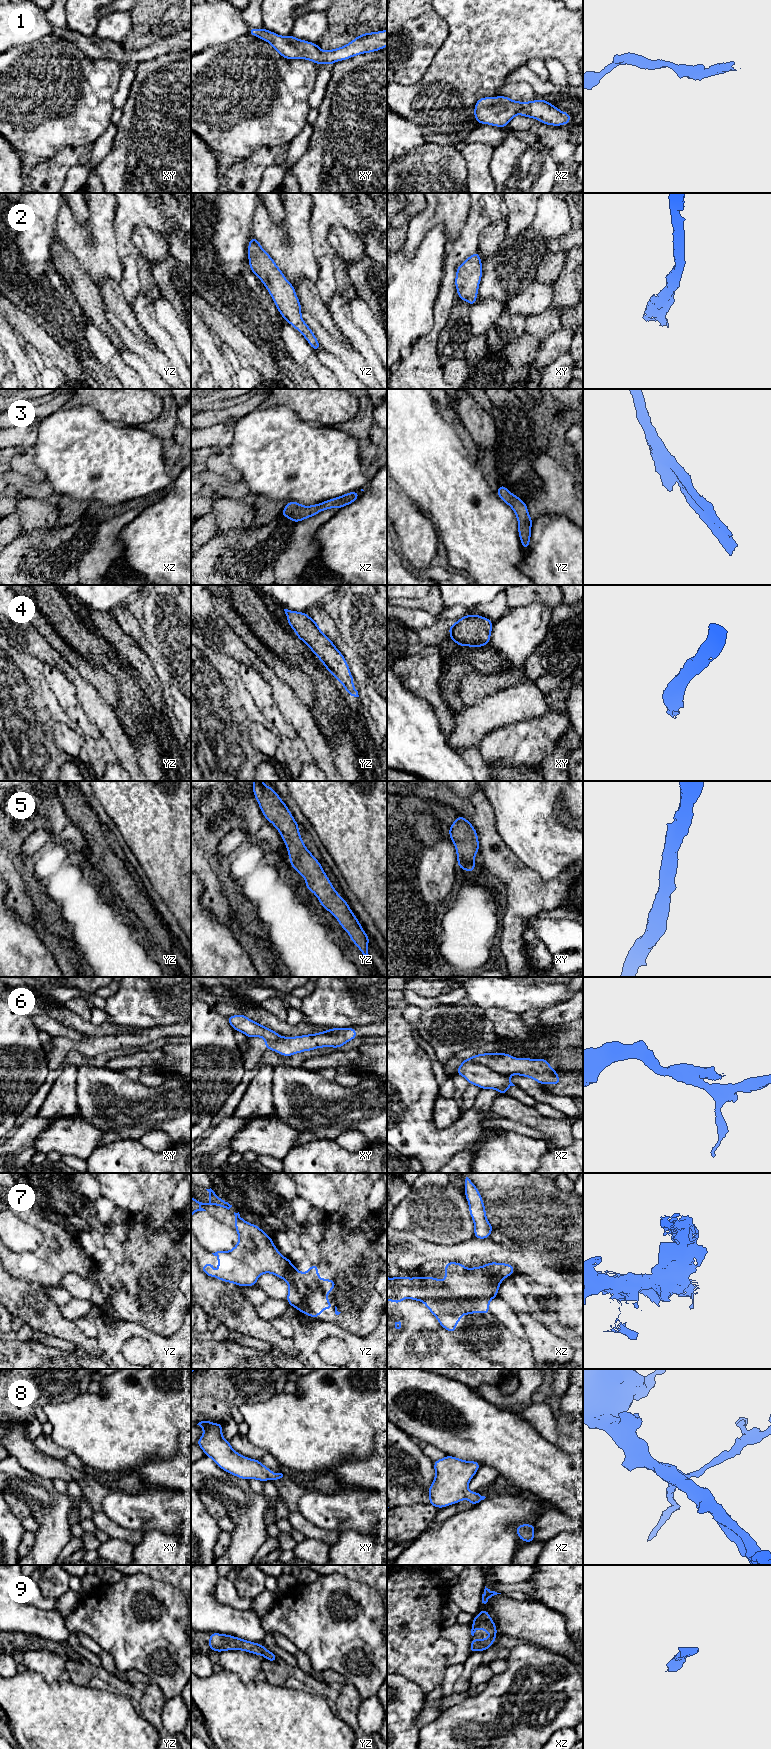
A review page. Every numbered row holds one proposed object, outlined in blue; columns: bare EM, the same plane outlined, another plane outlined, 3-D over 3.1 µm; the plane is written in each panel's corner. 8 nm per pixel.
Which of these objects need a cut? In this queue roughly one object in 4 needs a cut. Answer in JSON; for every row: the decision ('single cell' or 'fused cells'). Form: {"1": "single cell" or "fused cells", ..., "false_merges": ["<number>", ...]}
{"1": "single cell", "2": "single cell", "3": "single cell", "4": "single cell", "5": "single cell", "6": "fused cells", "7": "single cell", "8": "single cell", "9": "single cell", "false_merges": ["6"]}

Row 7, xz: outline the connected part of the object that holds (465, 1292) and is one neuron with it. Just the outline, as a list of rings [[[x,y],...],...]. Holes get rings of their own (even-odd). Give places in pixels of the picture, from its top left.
[[[445,1262],[445,1280],[440,1281],[439,1279],[435,1277],[394,1277],[394,1278],[389,1278],[387,1277],[387,1302],[388,1301],[393,1301],[394,1303],[401,1304],[402,1299],[412,1299],[416,1301],[421,1301],[423,1302],[426,1307],[429,1309],[429,1311],[437,1318],[439,1324],[441,1327],[443,1327],[445,1330],[455,1333],[456,1332],[456,1325],[458,1322],[461,1321],[461,1315],[470,1315],[474,1314],[477,1311],[479,1311],[481,1314],[491,1314],[489,1310],[489,1302],[495,1298],[498,1297],[498,1290],[499,1290],[499,1285],[502,1283],[504,1278],[509,1277],[510,1275],[515,1273],[515,1267],[513,1267],[511,1264],[506,1264],[506,1263],[497,1263],[497,1262],[489,1262],[485,1265],[482,1265],[481,1267],[473,1267],[473,1268],[466,1268],[463,1264],[458,1263],[458,1262]]]

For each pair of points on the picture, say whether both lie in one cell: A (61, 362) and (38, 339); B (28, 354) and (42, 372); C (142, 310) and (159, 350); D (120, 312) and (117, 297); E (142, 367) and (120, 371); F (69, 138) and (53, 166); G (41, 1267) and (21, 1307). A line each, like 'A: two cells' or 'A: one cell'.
A: one cell
B: one cell
C: one cell
D: one cell
E: two cells
F: two cells
G: two cells

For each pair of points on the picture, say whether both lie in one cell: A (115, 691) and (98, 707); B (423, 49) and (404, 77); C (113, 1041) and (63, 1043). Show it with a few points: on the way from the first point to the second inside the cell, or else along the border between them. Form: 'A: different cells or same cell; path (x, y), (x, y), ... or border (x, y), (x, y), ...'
A: different cells; border (89, 683), (113, 709), (118, 720)
B: same cell; path (416, 56), (404, 70)
C: same cell; path (101, 1044), (75, 1045)

